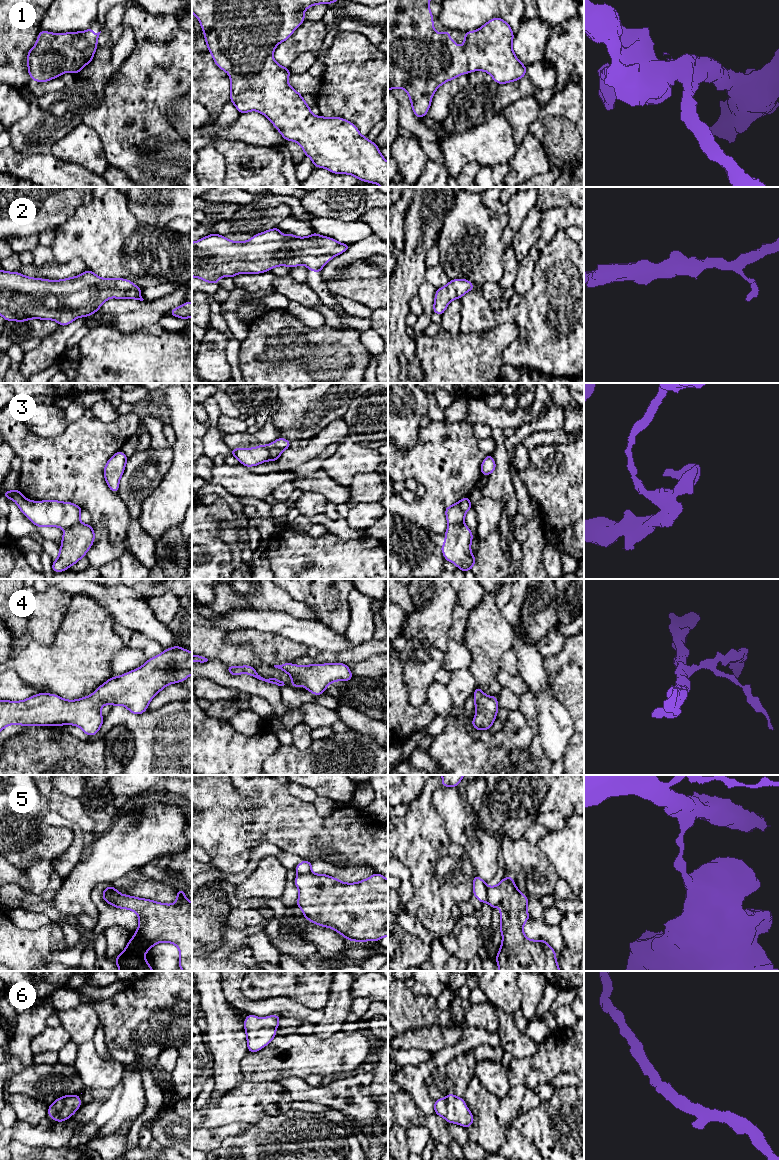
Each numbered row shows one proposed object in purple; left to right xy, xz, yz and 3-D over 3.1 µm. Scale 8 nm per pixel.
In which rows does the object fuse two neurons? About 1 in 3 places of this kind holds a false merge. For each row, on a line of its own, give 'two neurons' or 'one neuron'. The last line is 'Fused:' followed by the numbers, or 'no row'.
1: one neuron
2: one neuron
3: two neurons
4: one neuron
5: two neurons
6: one neuron
Fused: 3, 5

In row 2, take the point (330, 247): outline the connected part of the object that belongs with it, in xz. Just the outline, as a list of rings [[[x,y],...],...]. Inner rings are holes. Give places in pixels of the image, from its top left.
[[[278,227],[256,234],[248,241],[241,242],[231,241],[215,233],[192,242],[192,277],[218,284],[221,276],[235,277],[240,273],[258,274],[277,266],[294,268],[301,264],[304,264],[308,270],[320,274],[325,264],[333,257],[347,251],[350,246],[350,244],[340,243],[316,232],[307,237],[297,237],[290,232],[284,236]]]

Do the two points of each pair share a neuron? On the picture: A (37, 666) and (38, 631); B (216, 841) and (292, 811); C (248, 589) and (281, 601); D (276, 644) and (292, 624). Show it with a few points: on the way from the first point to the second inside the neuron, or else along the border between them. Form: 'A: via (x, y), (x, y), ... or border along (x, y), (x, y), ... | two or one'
A: border along (58, 630), (49, 645), (30, 642), (17, 654) | two
B: via (235, 830), (254, 825), (265, 816), (273, 816) | one
C: via (256, 594), (273, 598) | one
D: border along (259, 631), (274, 633), (297, 642), (305, 643) | two

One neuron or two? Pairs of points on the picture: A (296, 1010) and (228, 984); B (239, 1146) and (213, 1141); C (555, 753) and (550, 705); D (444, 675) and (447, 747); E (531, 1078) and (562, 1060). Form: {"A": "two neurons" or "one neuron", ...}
{"A": "one neuron", "B": "two neurons", "C": "one neuron", "D": "two neurons", "E": "one neuron"}

